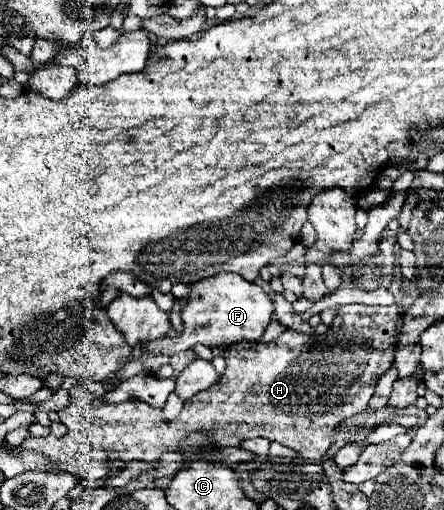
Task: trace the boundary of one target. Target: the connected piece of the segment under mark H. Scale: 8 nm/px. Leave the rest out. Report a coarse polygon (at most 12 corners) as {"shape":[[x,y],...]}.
{"shape":[[346,304],[324,336],[238,342],[166,422],[76,384],[52,474],[158,464],[188,434],[320,460],[392,366],[394,306]]}

